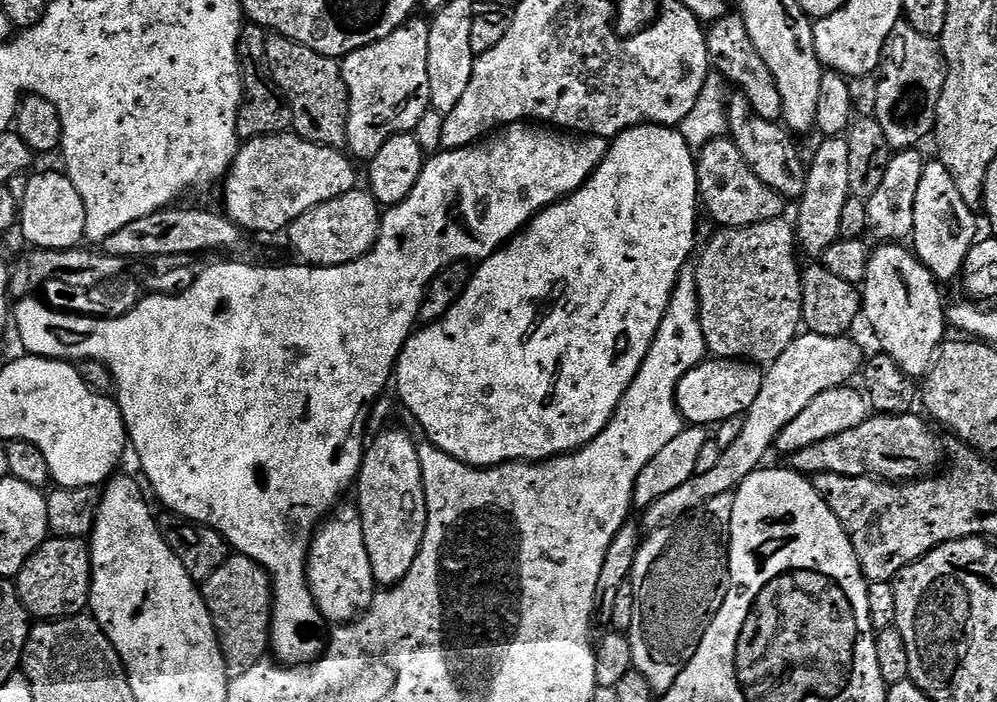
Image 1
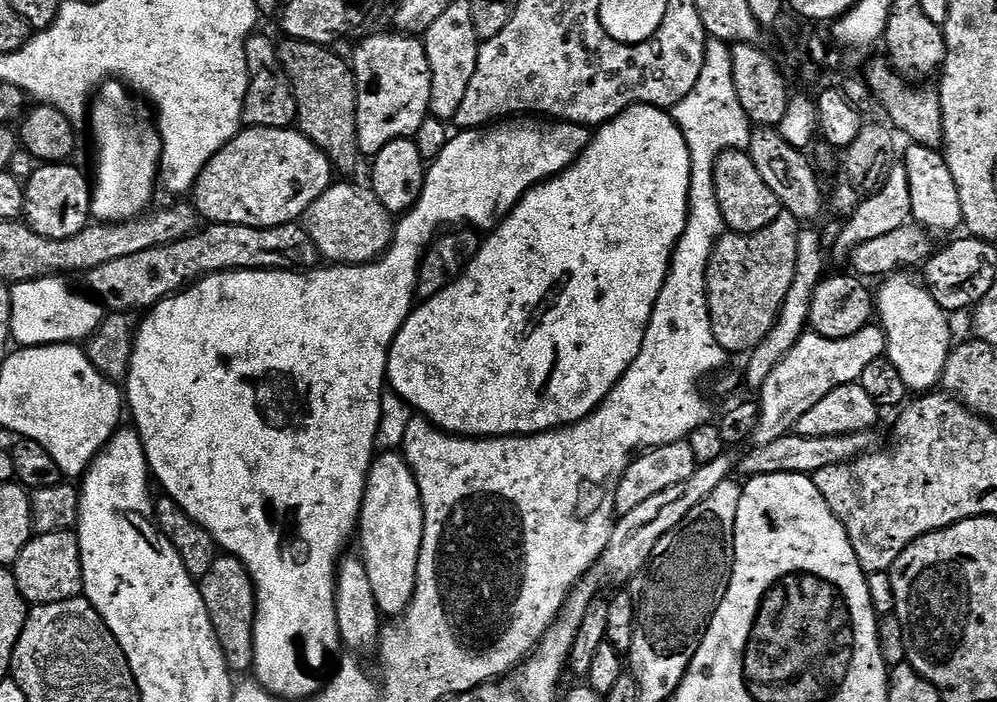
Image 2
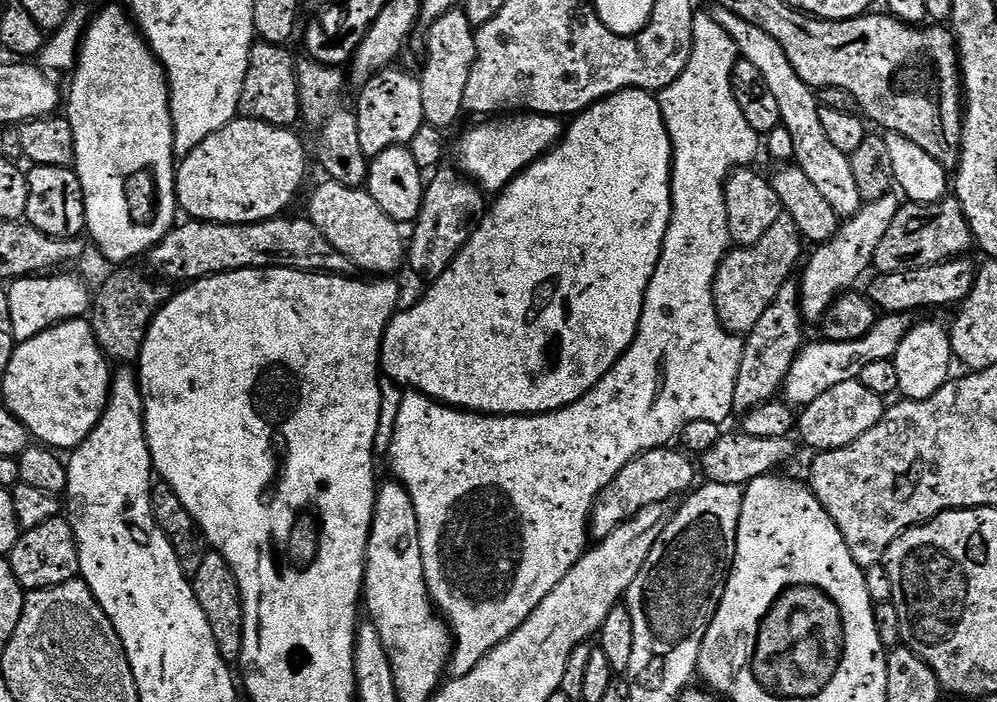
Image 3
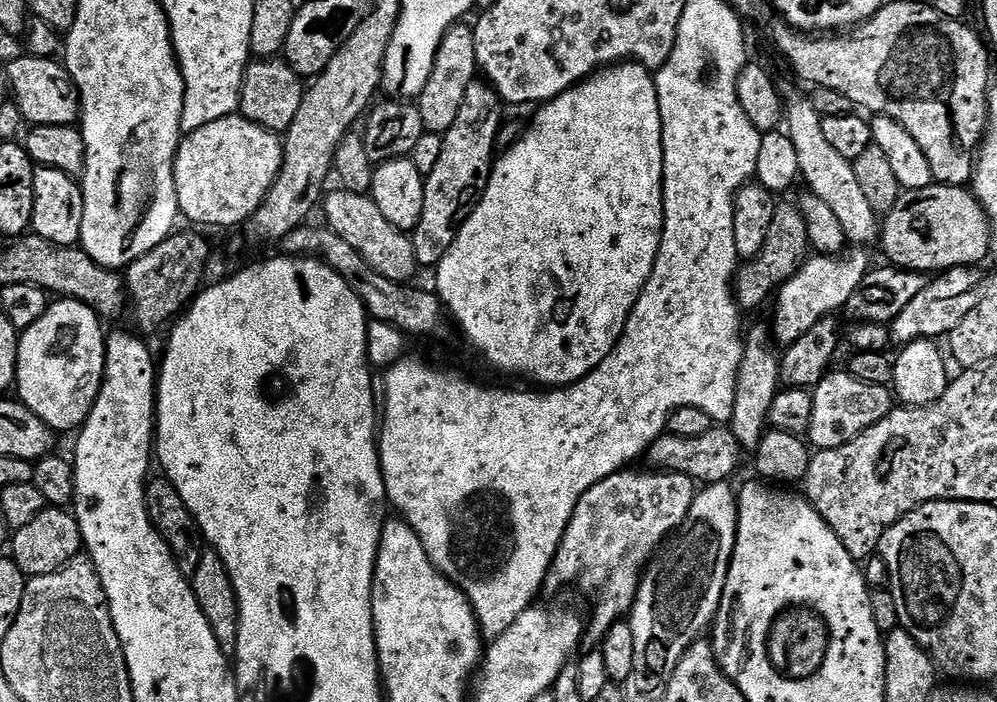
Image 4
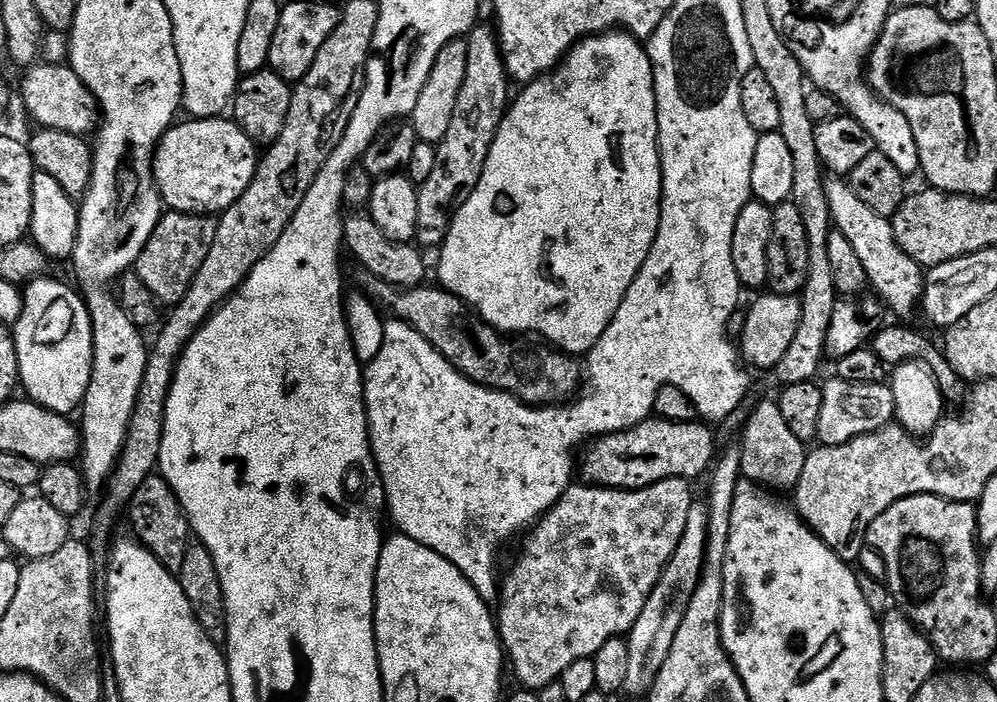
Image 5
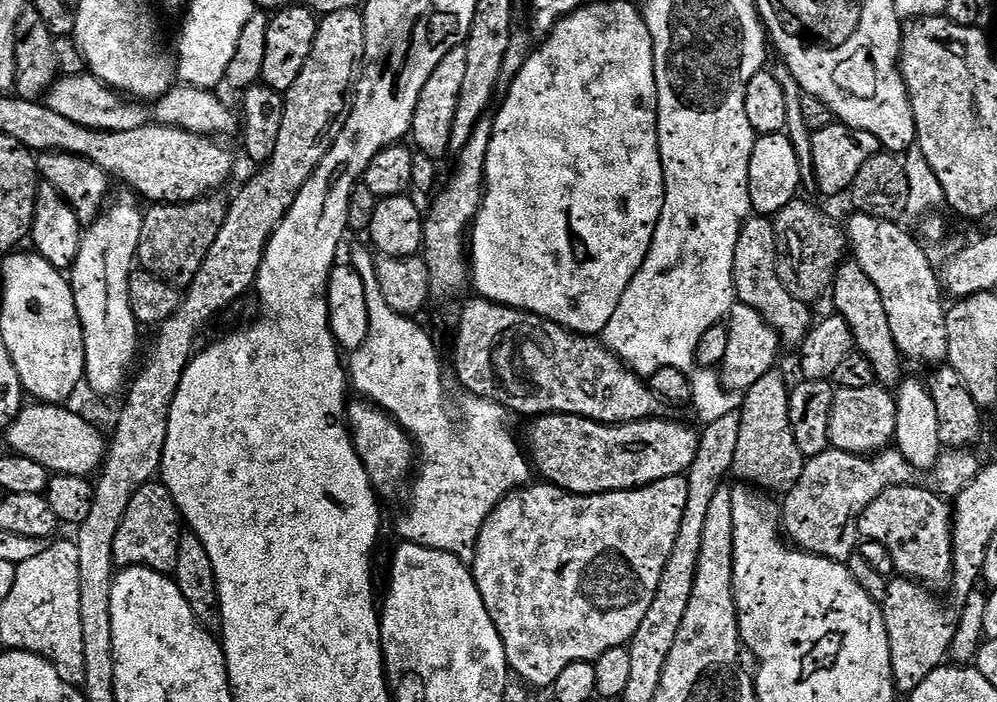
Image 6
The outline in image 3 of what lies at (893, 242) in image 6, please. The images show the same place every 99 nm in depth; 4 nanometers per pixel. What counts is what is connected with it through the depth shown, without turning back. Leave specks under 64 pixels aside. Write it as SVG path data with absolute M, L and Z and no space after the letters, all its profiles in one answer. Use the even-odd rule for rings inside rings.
M716 6L711 9L710 15L713 20L730 34L732 41L736 43L737 53L750 66L757 70L762 70L762 78L766 78L766 86L770 86L770 94L774 94L774 99L778 101L778 110L780 111L780 123L786 130L790 130L790 139L794 141L794 163L796 167L814 182L814 187L820 191L834 206L837 216L841 218L851 218L856 215L861 206L860 195L858 194L858 185L854 182L854 170L849 153L837 150L826 138L826 129L822 127L822 118L820 109L822 107L817 93L802 78L798 78L798 73L794 66L790 66L790 58L786 58L786 53L782 51L782 46L766 34L758 26L738 18L730 10Z

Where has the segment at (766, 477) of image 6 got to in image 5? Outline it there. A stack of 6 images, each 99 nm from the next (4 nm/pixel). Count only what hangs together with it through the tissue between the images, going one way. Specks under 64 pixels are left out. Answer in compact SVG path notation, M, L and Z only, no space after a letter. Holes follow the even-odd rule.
M764 400L753 412L749 411L746 416L746 425L742 430L744 441L739 445L742 450L742 466L740 467L743 479L751 480L753 484L760 485L761 488L769 490L780 490L776 488L795 489L798 478L802 478L802 466L806 455L805 441L794 438L790 426L786 426L782 418L782 410L779 403Z

